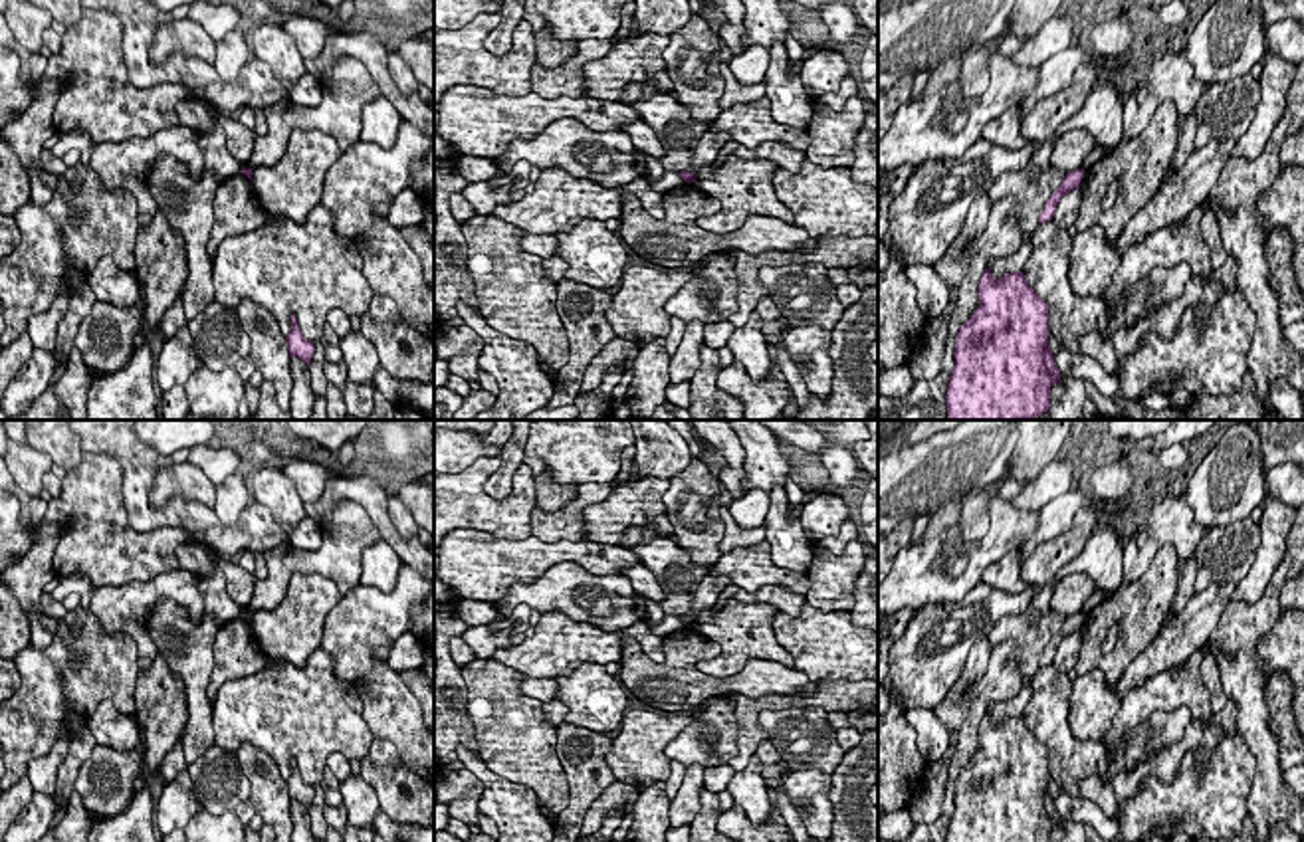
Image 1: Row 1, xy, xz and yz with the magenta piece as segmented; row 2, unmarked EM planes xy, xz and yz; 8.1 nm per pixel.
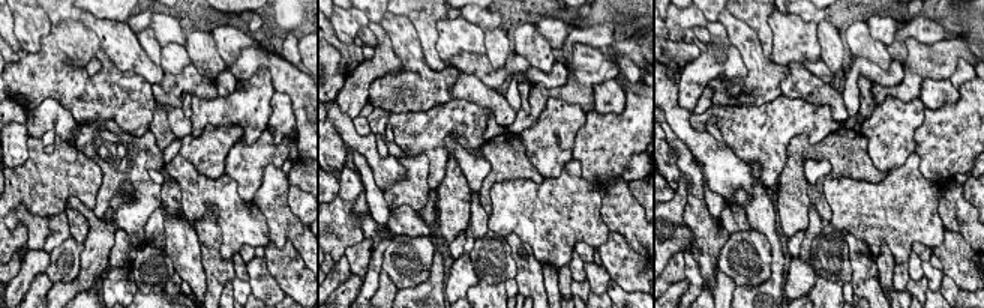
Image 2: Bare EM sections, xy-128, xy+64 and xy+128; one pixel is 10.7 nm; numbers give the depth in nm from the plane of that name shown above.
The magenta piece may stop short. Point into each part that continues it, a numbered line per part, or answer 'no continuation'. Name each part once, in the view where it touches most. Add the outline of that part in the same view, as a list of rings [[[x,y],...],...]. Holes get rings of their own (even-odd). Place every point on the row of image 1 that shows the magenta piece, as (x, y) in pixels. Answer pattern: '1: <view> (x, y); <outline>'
no continuation

